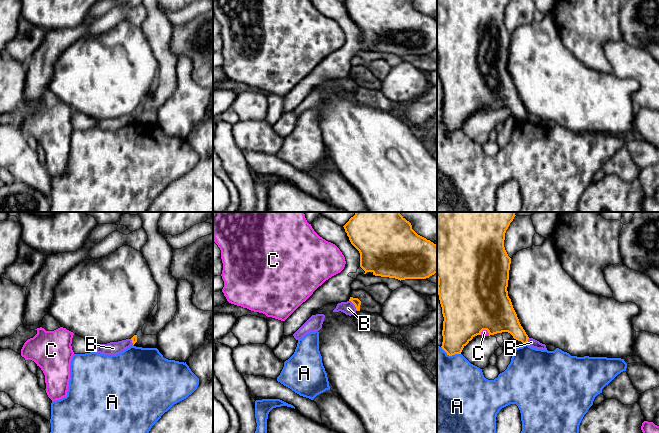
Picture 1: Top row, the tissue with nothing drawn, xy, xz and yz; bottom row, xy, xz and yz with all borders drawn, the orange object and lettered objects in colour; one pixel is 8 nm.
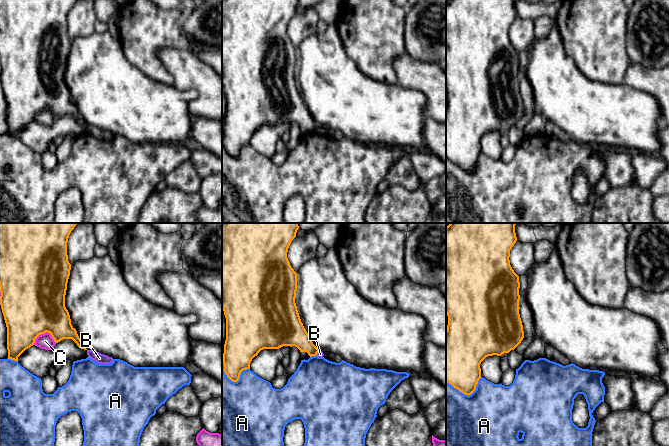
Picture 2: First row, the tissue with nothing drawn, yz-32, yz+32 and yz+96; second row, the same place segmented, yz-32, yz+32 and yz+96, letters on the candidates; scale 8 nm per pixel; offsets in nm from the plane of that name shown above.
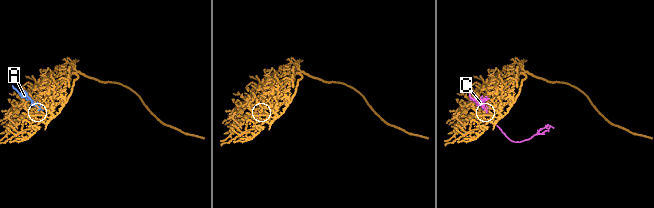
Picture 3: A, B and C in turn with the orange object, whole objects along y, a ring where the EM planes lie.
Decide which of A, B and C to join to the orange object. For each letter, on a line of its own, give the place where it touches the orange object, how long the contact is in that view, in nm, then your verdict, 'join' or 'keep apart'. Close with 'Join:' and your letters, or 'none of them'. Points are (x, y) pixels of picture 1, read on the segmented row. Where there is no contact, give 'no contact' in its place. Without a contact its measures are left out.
A: contact yz (450, 355); length 170 nm; keep apart
B: contact xz (354, 304); length 110 nm; keep apart
C: contact yz (486, 329); length 80 nm; keep apart
Join: none of them

